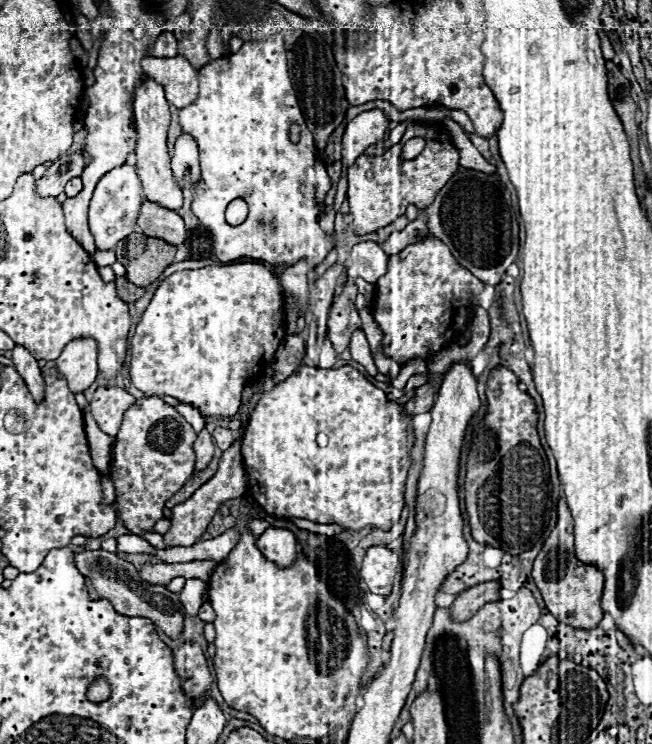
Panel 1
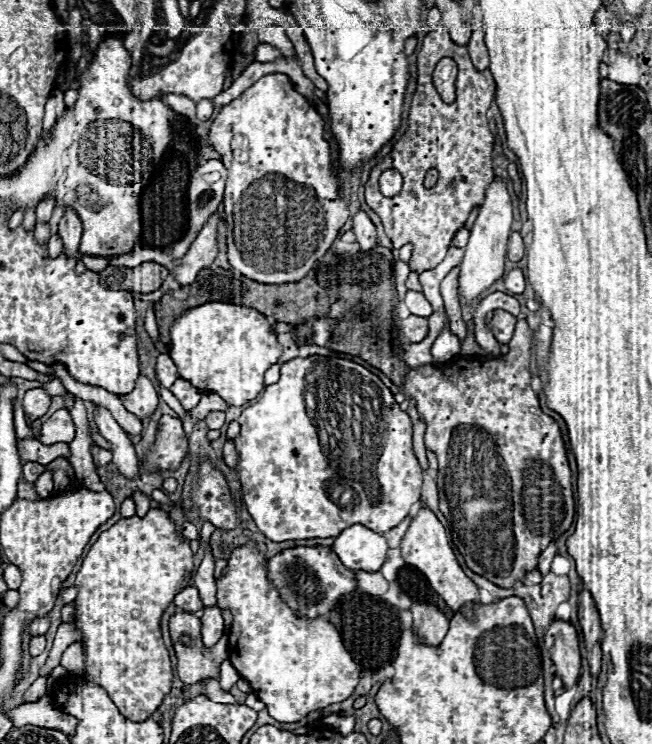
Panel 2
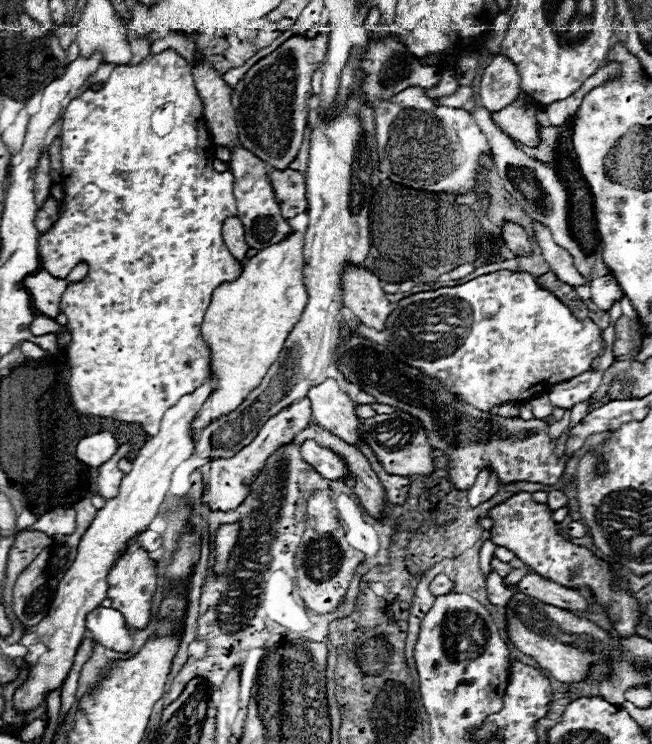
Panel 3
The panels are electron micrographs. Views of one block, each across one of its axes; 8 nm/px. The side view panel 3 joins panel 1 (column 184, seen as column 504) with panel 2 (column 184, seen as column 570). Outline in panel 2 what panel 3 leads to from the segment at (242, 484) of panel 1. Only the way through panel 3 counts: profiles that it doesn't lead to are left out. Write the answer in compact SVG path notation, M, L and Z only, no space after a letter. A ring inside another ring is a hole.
M150 510L144 518L122 518L102 532L76 574L74 586L78 588L78 596L74 600L74 626L82 632L82 644L86 650L84 678L104 688L128 720L140 722L152 716L172 688L174 674L162 640L160 620L176 592L188 586L194 568L192 556L190 546L178 538L176 524L170 516L164 510Z

